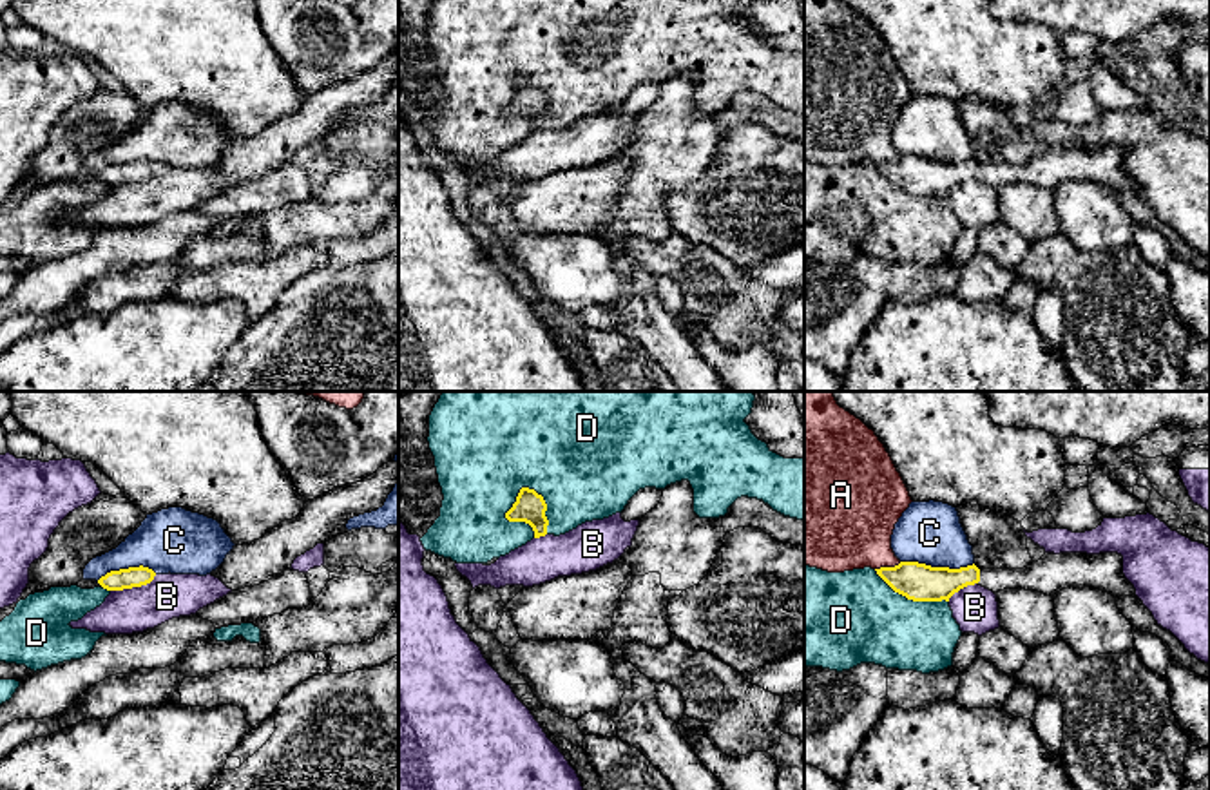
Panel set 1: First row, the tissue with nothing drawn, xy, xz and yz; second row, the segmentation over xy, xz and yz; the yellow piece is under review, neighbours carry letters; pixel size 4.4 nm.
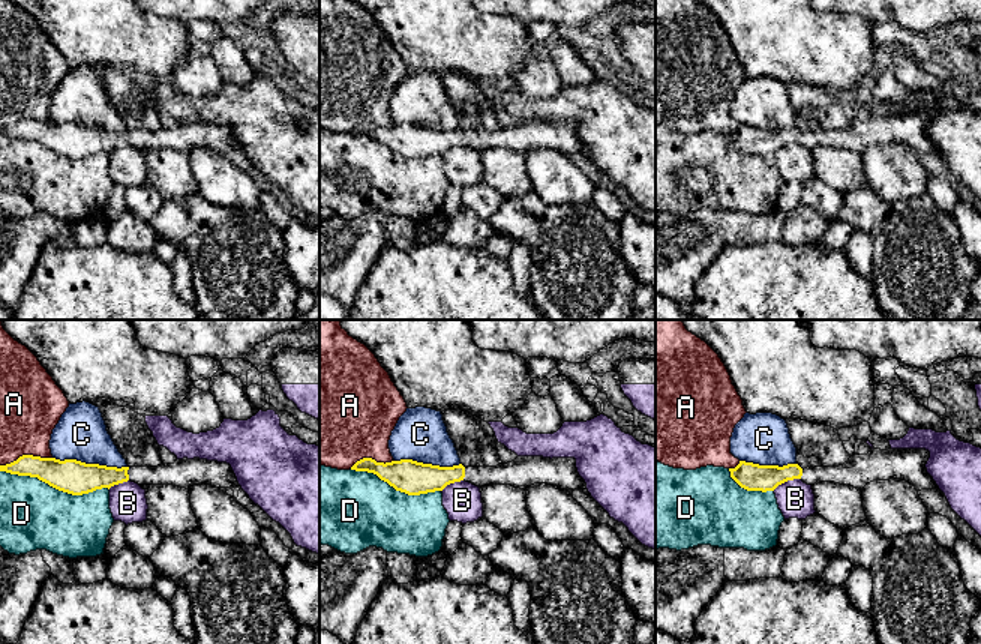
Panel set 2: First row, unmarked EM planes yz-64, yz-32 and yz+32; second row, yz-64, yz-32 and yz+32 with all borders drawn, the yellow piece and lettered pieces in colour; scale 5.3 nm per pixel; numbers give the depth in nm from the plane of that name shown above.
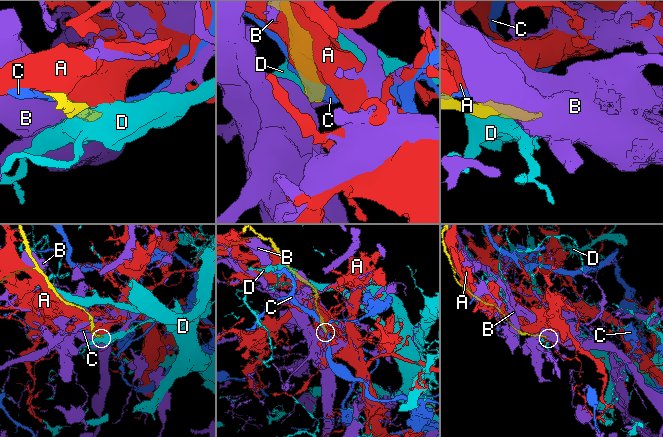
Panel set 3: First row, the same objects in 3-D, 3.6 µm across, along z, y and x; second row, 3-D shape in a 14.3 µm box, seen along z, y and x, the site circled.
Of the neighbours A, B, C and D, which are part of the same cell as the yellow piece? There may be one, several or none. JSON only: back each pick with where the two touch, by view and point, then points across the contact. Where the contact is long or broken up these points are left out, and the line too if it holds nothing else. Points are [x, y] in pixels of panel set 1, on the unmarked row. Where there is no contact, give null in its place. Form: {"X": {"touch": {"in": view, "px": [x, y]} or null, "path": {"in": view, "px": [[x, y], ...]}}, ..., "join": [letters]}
{"join": []}

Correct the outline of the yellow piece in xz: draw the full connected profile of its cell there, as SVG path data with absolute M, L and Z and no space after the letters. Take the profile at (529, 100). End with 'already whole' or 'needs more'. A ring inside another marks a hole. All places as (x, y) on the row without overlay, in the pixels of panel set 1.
M522 82L516 96L513 101L505 107L505 112L509 116L525 116L533 121L534 132L547 129L549 114L545 111L547 98L542 89L538 89L534 83Z; already whole

